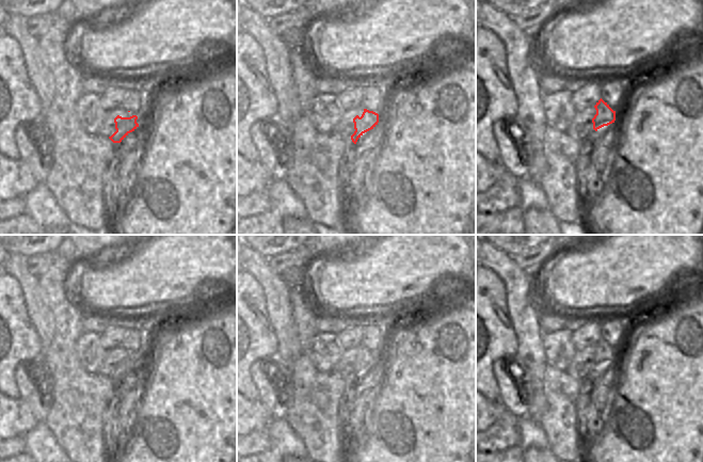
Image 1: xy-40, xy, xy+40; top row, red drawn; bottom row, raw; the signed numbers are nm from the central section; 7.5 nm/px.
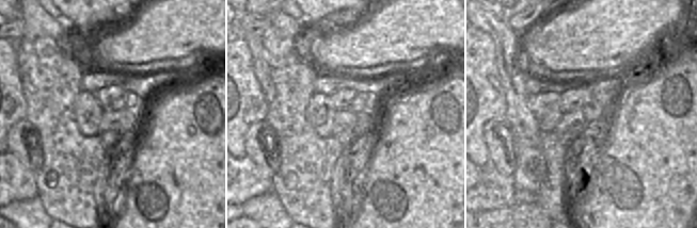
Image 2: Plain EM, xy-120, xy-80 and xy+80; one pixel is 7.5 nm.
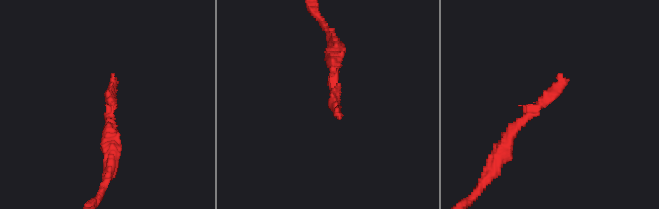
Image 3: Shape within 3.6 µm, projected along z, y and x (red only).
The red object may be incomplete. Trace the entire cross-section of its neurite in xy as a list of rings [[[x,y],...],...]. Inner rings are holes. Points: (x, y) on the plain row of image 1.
[[[364,348],[362,355],[356,354],[353,357],[354,372],[351,375],[351,379],[356,383],[357,379],[367,370],[373,368],[379,362],[379,353]]]

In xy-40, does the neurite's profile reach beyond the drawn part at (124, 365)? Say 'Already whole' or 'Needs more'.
Already whole

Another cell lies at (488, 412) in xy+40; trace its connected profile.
[[[476,392],[476,433],[492,427],[505,411],[499,401],[489,401]]]

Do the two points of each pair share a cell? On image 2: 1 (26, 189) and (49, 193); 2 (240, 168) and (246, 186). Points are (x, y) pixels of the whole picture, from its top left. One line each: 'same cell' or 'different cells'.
1: different cells
2: same cell

